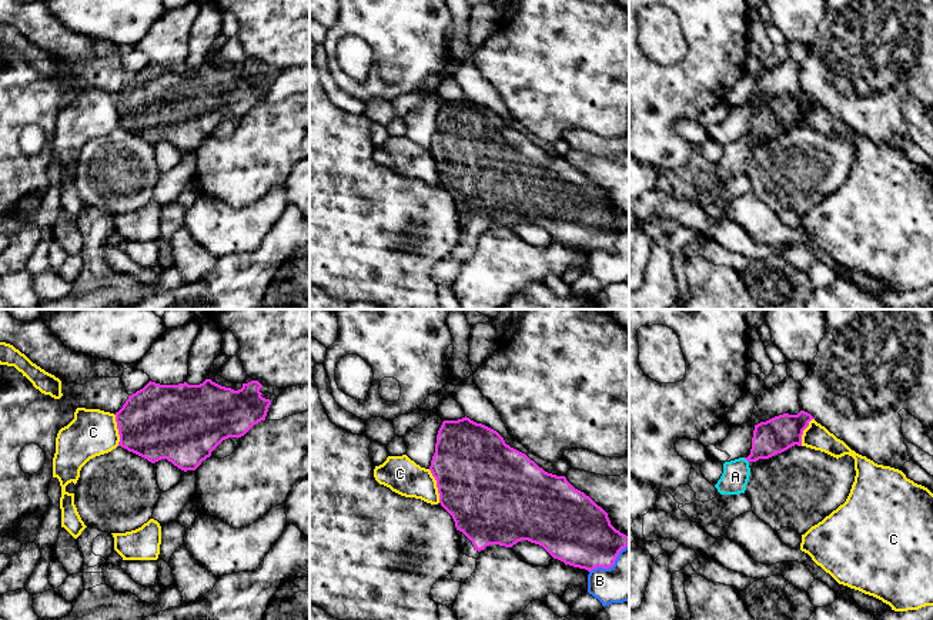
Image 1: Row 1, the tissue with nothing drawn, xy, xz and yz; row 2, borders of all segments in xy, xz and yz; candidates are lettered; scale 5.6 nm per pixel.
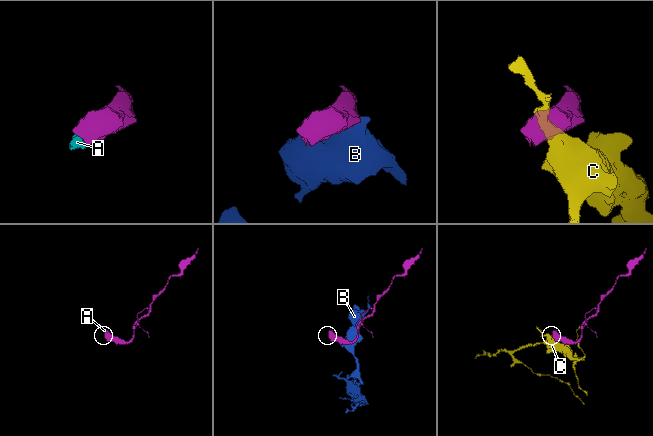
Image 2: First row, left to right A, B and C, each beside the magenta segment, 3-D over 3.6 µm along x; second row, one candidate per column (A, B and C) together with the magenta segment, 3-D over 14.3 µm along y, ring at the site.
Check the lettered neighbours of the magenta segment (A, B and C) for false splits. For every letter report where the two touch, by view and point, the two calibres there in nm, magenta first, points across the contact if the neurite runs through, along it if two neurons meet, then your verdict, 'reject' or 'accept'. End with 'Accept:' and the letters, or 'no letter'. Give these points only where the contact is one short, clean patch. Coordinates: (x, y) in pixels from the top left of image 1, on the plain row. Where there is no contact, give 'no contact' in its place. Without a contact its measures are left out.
A: yz (746, 140) | 200/150 nm | across yz (776, 116), (746, 140), (735, 157) | accept
B: xz (611, 247) | 360/240 nm | along xz (628, 224), (611, 247), (594, 248), (589, 252) | reject
C: xz (437, 167) | 500/200 nm | along xz (428, 150), (435, 161), (440, 183) | reject
Accept: A

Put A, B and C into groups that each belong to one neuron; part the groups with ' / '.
A / B / C

